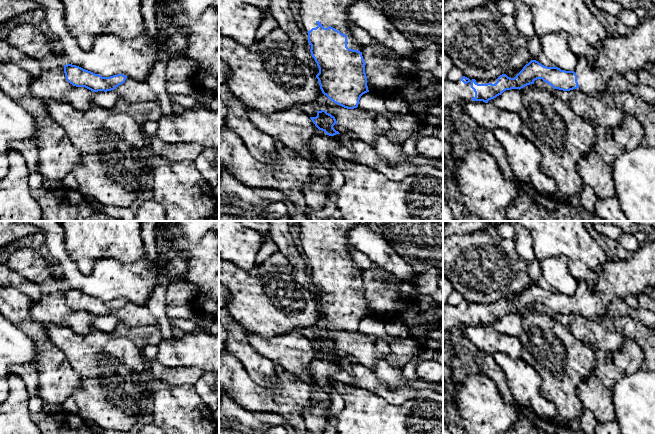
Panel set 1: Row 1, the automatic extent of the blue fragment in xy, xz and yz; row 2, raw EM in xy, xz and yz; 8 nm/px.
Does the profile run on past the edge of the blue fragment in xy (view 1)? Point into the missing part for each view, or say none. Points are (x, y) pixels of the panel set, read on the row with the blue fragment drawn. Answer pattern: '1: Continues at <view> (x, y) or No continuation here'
1: No continuation here

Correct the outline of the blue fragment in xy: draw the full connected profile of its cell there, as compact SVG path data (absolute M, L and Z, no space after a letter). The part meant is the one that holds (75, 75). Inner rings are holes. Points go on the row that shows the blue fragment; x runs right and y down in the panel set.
M72 64L64 65L64 73L66 80L73 86L85 87L93 92L114 90L127 79L127 76L123 74L102 77Z

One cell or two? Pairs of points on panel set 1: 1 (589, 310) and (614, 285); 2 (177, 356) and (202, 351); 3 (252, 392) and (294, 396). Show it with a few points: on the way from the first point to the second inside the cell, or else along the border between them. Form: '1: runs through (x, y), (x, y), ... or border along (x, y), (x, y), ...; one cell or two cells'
1: runs through (595, 304), (608, 291); one cell
2: runs through (183, 352), (196, 351); one cell
3: runs through (262, 396), (284, 396); one cell

